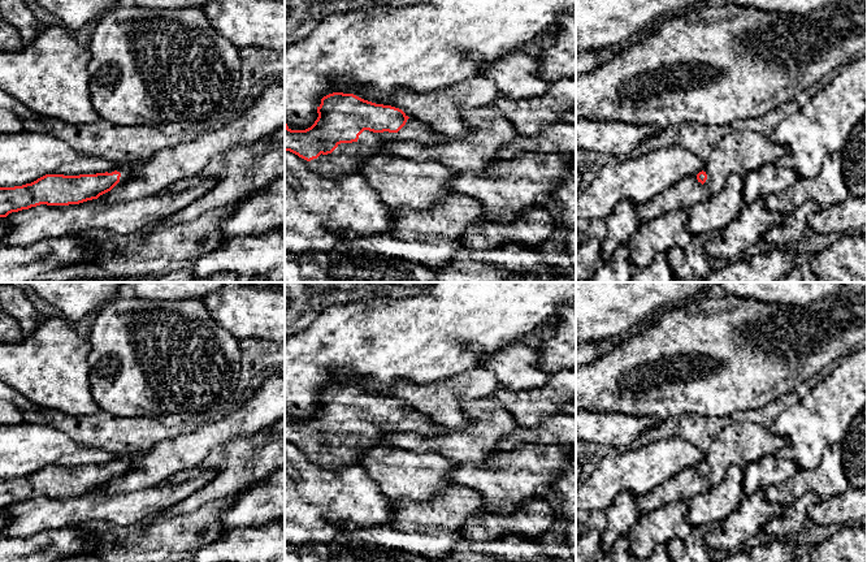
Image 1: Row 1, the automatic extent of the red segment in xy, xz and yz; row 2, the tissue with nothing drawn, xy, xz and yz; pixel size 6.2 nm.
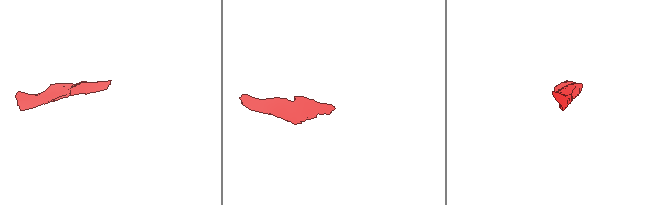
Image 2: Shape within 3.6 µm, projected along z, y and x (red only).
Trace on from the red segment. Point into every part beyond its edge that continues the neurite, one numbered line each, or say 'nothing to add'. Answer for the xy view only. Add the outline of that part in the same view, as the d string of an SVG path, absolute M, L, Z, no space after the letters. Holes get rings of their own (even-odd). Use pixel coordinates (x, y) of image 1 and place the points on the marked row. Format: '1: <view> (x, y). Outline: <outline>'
1: xy (126, 171). Outline: M118 164L116 168L108 170L108 173L112 173L114 170L120 172L120 182L116 186L122 186L134 177L138 168L138 165Z

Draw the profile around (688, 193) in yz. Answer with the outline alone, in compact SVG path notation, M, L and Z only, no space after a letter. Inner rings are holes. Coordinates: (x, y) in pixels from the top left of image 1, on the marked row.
M697 174L688 176L664 193L636 206L641 222L660 217L673 209L690 209L707 200L710 194L697 180Z

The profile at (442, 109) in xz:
M482 74L426 94L398 90L386 98L372 86L359 87L357 94L364 100L399 108L448 139L467 137L471 125L461 116L464 111L490 108L503 98L494 82Z

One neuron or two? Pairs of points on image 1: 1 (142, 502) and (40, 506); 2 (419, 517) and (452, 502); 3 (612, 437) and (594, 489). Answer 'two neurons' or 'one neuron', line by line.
1: one neuron
2: one neuron
3: two neurons

